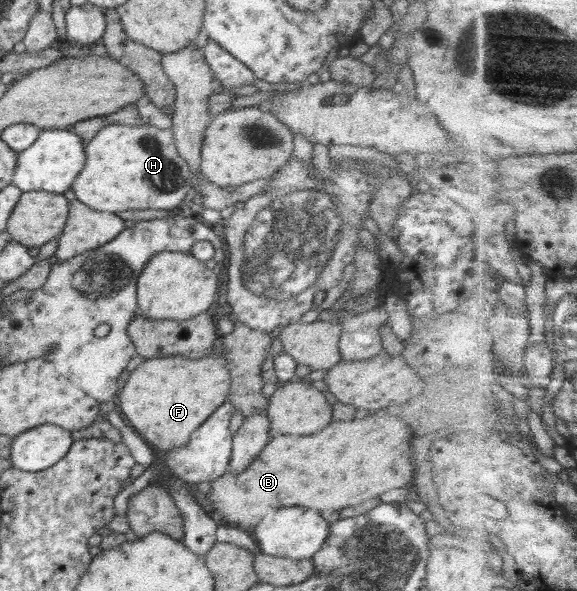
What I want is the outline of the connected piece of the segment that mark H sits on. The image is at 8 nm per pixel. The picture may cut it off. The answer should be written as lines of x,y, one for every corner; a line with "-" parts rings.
109,125
86,143
83,170
70,186
77,200
108,213
126,210
172,210
194,186
193,174
180,157
171,129
152,125

